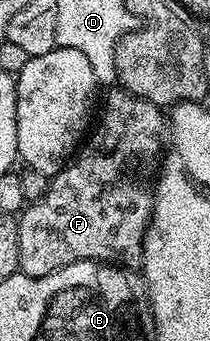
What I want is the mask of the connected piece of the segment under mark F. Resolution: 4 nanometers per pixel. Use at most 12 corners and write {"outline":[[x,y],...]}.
{"outline":[[106,98],[20,213],[17,267],[141,267],[167,116]]}

